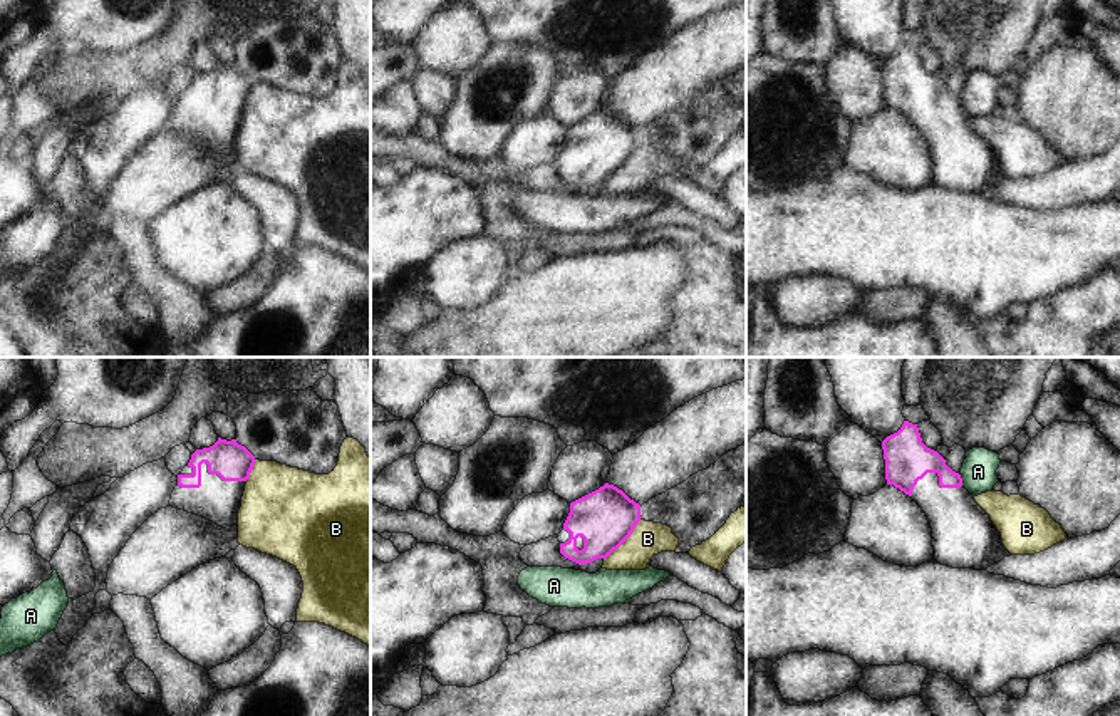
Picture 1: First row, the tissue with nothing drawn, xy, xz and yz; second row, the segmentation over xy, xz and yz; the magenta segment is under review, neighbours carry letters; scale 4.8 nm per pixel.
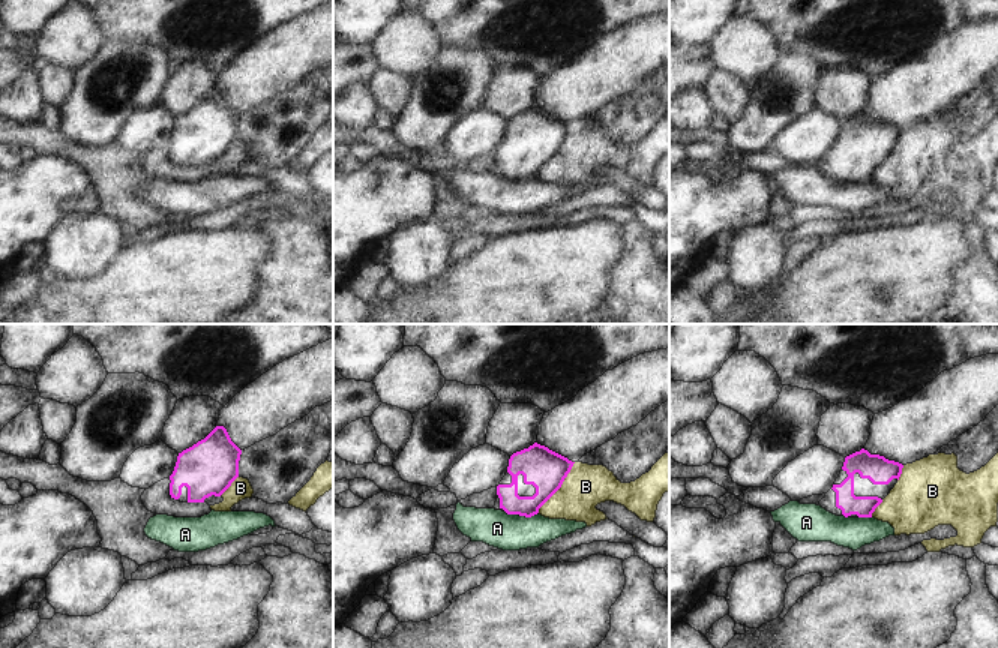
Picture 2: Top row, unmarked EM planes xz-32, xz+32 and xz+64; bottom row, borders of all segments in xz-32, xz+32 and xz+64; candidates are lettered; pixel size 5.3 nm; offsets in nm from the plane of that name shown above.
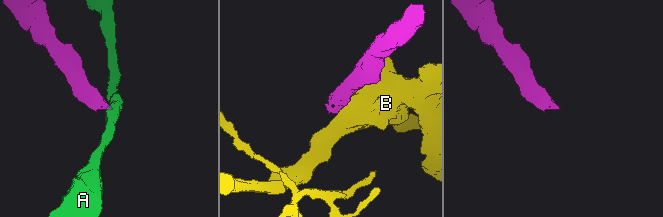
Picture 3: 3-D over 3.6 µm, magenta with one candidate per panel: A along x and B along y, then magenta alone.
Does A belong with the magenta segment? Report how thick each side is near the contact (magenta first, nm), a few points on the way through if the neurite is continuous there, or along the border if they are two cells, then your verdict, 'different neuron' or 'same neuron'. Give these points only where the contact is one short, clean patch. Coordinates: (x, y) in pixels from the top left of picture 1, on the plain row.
180/170 nm | along yz (958, 98), (963, 109) | different neuron

